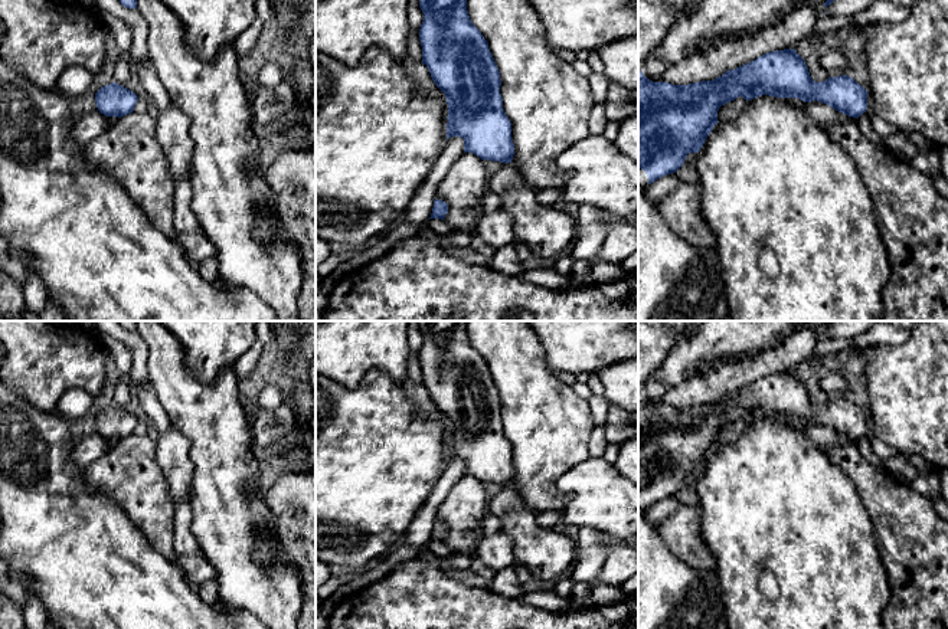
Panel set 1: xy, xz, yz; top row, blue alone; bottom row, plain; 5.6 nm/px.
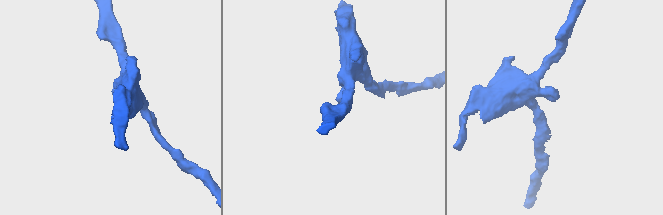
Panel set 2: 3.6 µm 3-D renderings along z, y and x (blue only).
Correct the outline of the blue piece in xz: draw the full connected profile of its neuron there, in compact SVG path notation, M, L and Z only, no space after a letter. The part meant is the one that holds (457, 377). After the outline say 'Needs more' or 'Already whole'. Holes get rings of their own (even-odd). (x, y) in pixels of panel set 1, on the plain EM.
M419 321L419 330L424 335L419 351L422 386L447 420L447 462L461 459L464 475L484 484L511 485L514 466L511 445L503 432L500 394L487 363L470 343L467 321Z. Already whole

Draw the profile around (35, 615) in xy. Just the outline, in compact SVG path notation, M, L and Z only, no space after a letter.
M9 570L9 576L13 582L17 582L26 592L26 605L23 607L24 628L45 629L49 619L43 603L29 587L29 577L17 570Z

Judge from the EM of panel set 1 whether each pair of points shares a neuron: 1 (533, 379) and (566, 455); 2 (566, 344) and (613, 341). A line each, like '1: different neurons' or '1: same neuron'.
1: same neuron
2: same neuron

